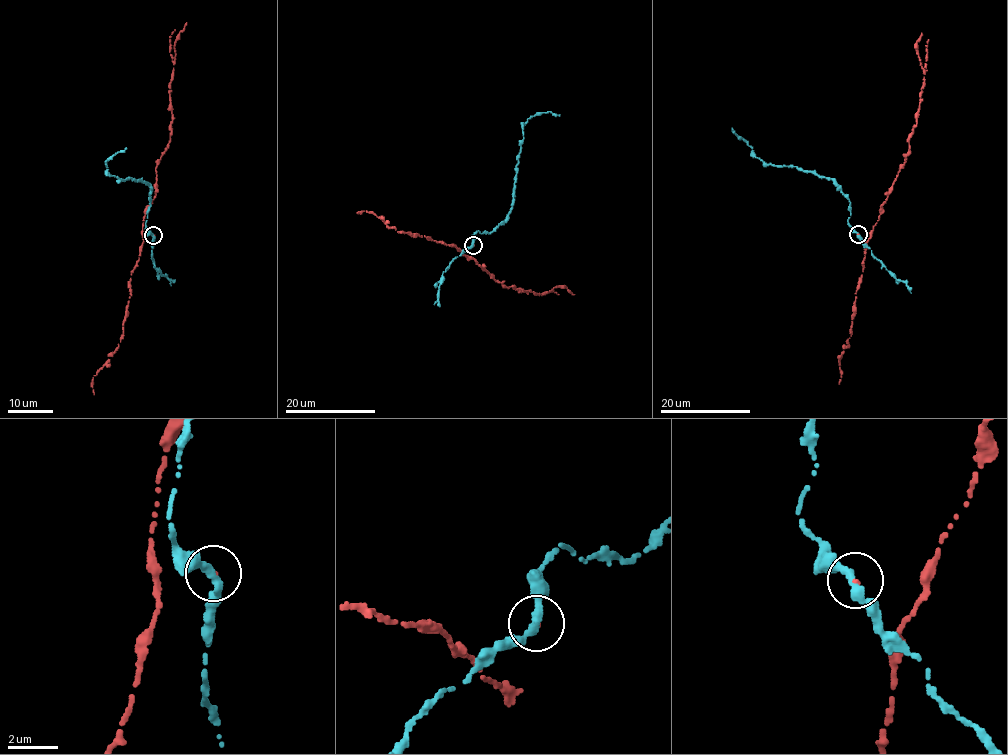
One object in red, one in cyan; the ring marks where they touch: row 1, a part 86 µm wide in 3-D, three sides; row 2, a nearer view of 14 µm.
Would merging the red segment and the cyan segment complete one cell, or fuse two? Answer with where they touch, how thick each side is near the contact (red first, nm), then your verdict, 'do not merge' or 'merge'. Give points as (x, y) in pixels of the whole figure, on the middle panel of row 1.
at (473, 245); 140 nm thick on the red side, 320 nm on the other; merge

